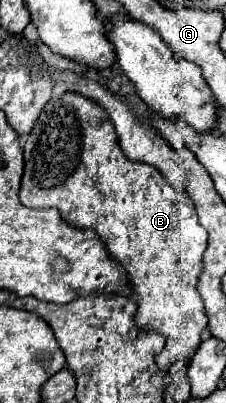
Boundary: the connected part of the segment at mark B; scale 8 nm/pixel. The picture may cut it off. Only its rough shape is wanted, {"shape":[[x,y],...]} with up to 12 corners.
{"shape":[[66,92],[26,136],[18,196],[92,230],[134,326],[188,368],[208,324],[188,192],[128,160]]}

